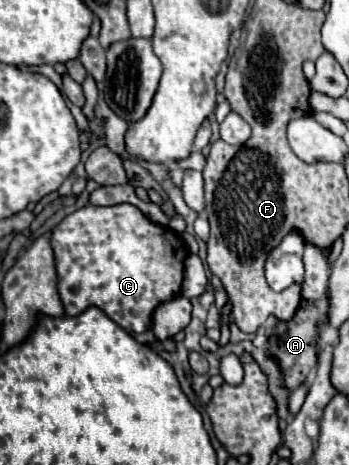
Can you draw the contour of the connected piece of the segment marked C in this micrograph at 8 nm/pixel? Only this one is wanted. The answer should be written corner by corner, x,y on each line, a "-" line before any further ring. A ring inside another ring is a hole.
86,204
54,226
50,244
66,316
78,316
96,306
126,332
142,334
150,328
154,310
182,292
186,244
174,230
150,222
136,206

